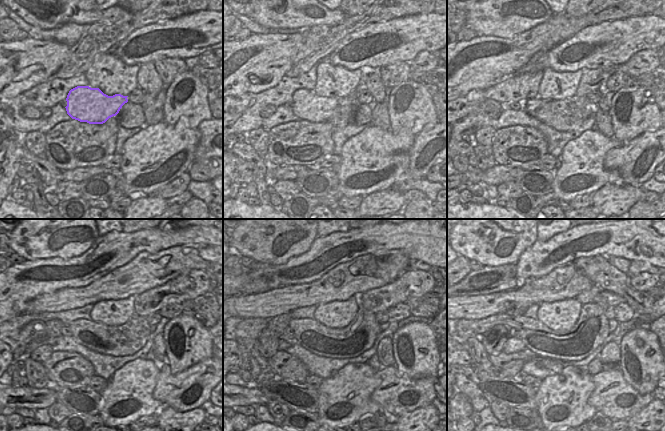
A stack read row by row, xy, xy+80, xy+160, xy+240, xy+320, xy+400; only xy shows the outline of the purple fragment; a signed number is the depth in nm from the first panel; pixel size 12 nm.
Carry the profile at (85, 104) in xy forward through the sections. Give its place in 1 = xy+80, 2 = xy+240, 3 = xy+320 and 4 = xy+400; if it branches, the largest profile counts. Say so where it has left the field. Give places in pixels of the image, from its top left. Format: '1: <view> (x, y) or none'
1: xy+80 (308, 106)
2: xy+240 (189, 285)
3: xy+320 (411, 283)
4: xy+400 (643, 282)

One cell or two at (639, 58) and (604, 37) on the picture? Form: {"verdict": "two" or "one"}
{"verdict": "two"}

